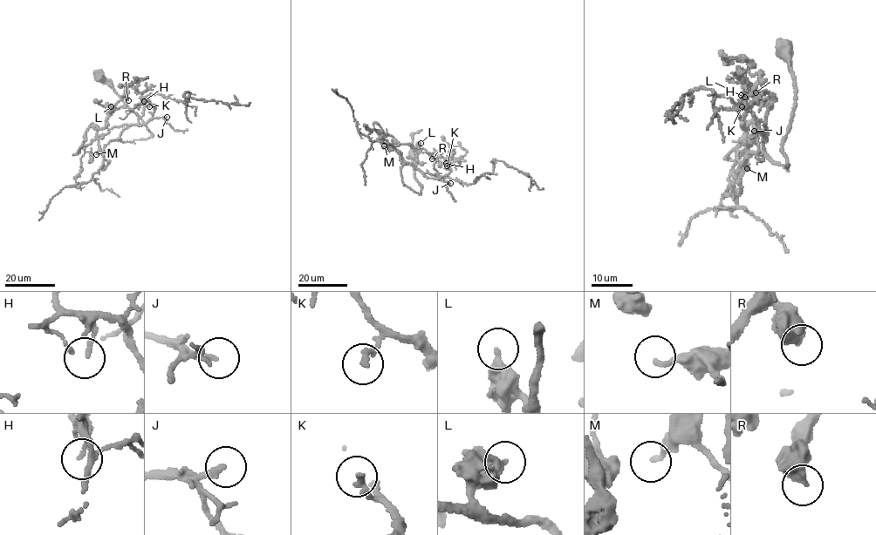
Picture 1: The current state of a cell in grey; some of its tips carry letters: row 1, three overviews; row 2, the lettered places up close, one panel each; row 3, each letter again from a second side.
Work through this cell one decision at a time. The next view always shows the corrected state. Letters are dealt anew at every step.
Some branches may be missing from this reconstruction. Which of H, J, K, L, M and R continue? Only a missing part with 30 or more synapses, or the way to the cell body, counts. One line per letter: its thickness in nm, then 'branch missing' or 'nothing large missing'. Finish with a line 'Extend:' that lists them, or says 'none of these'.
H: calibre 120 nm; nothing large missing
J: calibre 220 nm; branch missing
K: calibre 170 nm; nothing large missing
L: calibre 260 nm; nothing large missing
M: calibre 140 nm; nothing large missing
R: calibre 500 nm; nothing large missing
Extend: J

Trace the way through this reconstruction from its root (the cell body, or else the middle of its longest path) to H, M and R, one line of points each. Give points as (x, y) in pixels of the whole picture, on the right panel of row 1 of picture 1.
H: (788, 49), (796, 94), (782, 145), (788, 166), (764, 152), (744, 97)
M: (788, 49), (796, 94), (782, 145), (788, 166), (773, 163), (764, 152), (764, 132), (749, 143), (747, 168)
R: (788, 49), (788, 166), (764, 152), (767, 133), (750, 140), (756, 119), (743, 126), (756, 92)

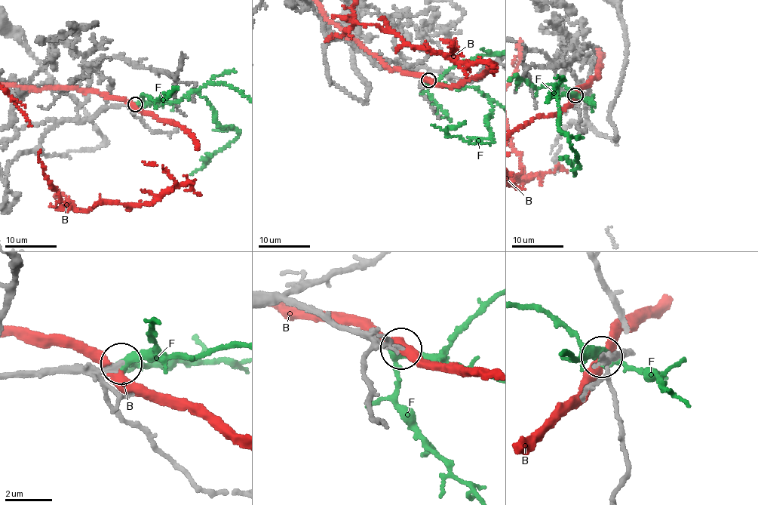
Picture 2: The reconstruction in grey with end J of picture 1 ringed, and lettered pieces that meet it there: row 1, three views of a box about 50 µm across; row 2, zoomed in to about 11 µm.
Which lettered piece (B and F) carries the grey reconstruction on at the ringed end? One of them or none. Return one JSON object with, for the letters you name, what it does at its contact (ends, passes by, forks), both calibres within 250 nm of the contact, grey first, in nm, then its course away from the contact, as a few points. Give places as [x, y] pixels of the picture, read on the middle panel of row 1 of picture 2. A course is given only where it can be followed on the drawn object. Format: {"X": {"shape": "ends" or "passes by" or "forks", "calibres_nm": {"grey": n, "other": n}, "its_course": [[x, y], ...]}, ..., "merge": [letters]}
{"F": {"shape": "passes by", "calibres_nm": {"grey": 190, "other": 340}, "its_course": [[426, 80], [472, 87], [489, 98], [493, 108], [486, 118], [492, 141], [477, 143], [446, 133], [464, 120]]}, "merge": ["F"]}

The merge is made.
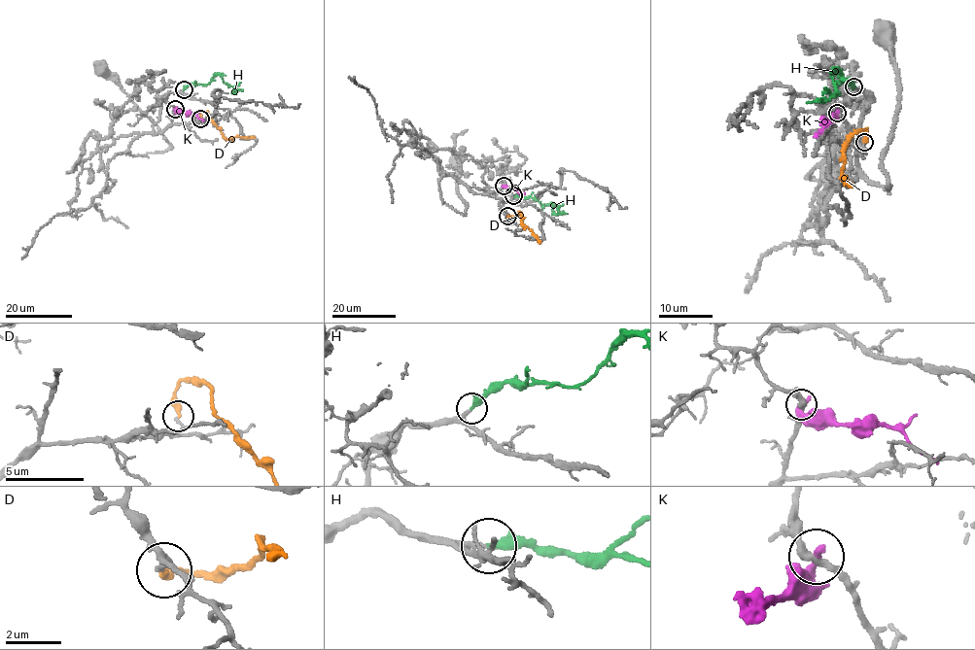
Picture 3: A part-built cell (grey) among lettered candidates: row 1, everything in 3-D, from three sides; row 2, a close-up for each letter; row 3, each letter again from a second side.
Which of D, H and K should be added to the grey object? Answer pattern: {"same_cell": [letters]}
{"same_cell": ["H"]}

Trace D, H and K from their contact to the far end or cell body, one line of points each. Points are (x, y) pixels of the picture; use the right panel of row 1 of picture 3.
D: (864, 142), (866, 130), (855, 132), (849, 138), (845, 149), (842, 174), (852, 188)
H: (853, 86), (849, 80), (837, 83), (842, 79), (833, 70), (833, 94), (808, 103)
K: (837, 113), (823, 122), (823, 128), (814, 138)

